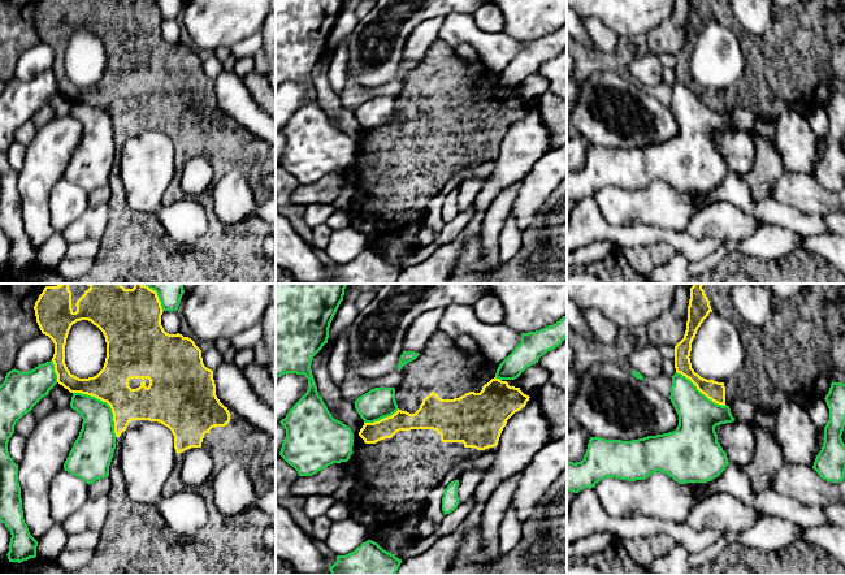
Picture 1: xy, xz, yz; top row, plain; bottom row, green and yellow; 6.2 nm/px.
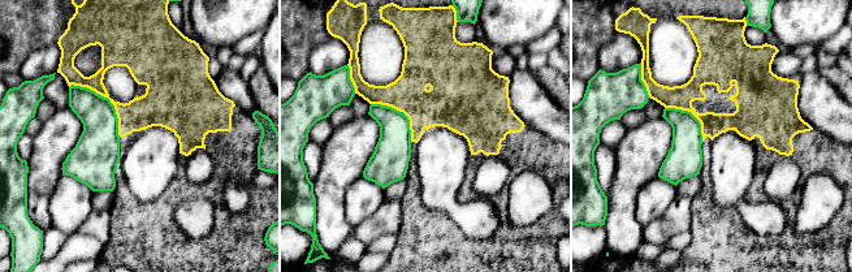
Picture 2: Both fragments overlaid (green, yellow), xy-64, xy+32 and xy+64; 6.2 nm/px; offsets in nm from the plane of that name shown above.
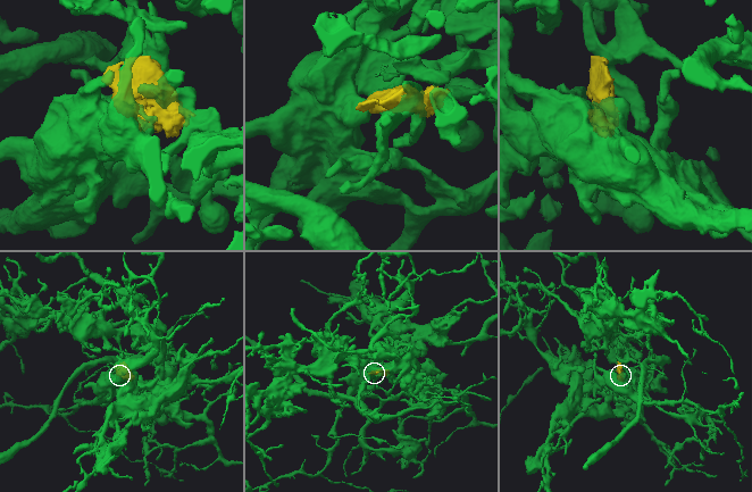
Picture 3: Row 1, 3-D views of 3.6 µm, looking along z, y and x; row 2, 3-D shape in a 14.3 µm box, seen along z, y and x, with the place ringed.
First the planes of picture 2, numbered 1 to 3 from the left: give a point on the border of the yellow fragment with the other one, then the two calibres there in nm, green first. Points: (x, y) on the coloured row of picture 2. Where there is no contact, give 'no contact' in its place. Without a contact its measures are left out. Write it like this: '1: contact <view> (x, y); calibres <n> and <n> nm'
1: contact xy-64 (108, 99); calibres 220 and 200 nm
2: contact xy+32 (402, 112); calibres 220 and 260 nm
3: contact xy+64 (692, 115); calibres 200 and 140 nm

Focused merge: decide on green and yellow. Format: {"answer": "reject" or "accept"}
{"answer": "reject"}

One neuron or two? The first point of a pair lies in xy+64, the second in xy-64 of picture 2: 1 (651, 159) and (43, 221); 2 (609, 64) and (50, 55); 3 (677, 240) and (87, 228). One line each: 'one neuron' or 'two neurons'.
1: one neuron
2: one neuron
3: two neurons

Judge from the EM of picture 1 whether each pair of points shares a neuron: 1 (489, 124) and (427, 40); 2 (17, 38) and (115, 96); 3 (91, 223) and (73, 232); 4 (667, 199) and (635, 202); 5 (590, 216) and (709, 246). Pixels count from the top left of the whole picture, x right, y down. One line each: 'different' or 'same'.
1: different
2: different
3: same
4: same
5: same

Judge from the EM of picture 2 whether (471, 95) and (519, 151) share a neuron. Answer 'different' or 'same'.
same

